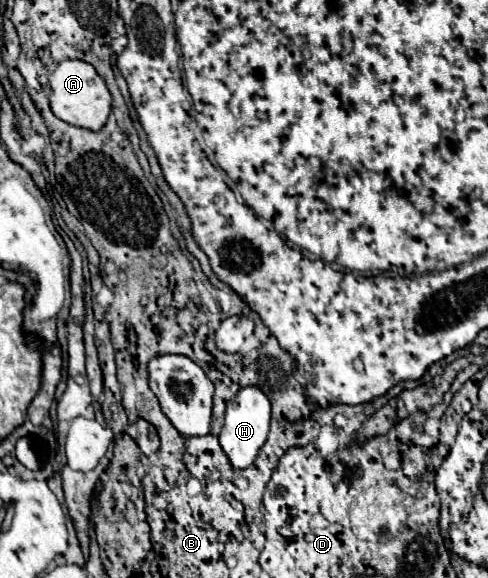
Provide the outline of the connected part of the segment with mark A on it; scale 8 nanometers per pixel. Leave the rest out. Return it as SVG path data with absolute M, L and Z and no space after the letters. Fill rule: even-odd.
M64 59L50 73L48 89L50 89L50 109L58 119L76 127L90 129L90 131L100 131L104 127L110 115L112 97L102 77L96 73L96 69L90 63L80 61L80 59Z

